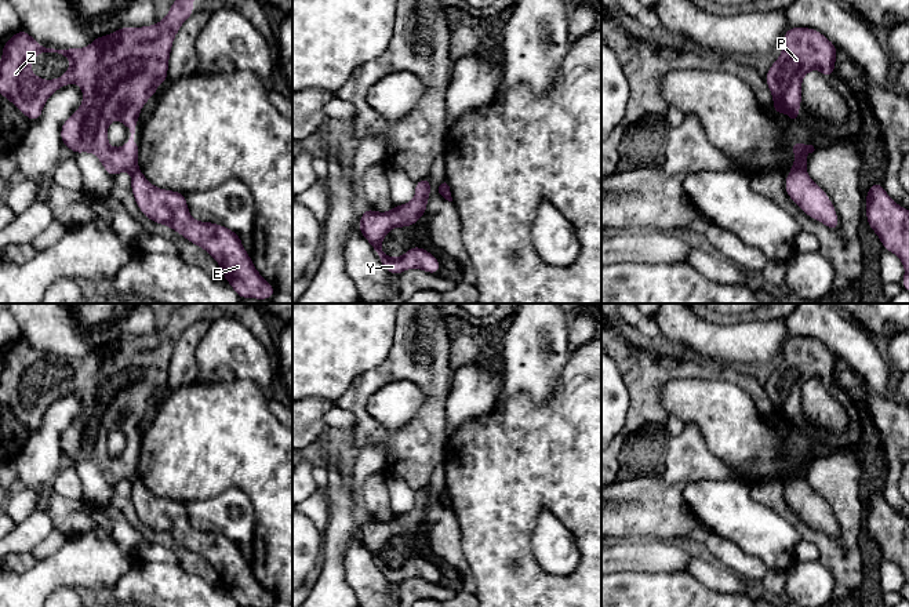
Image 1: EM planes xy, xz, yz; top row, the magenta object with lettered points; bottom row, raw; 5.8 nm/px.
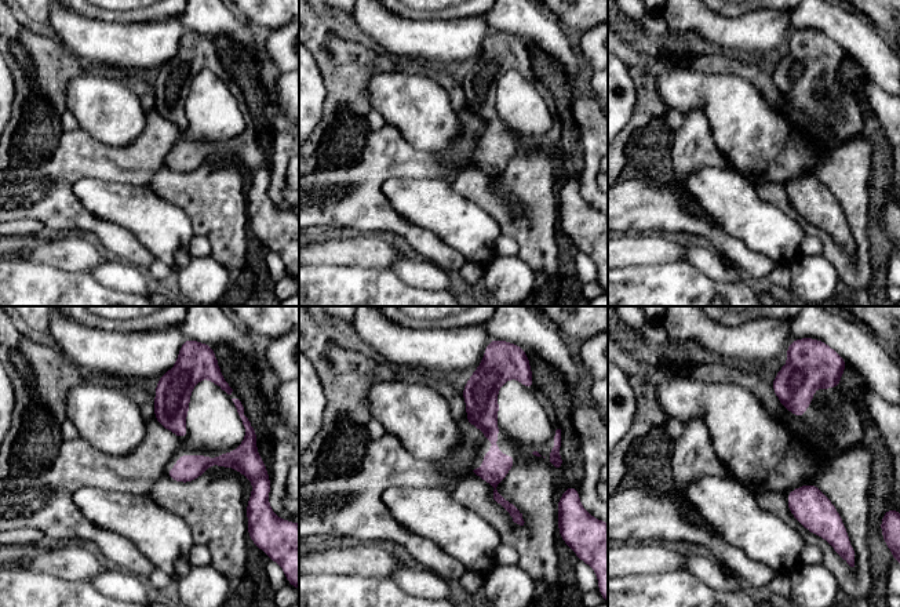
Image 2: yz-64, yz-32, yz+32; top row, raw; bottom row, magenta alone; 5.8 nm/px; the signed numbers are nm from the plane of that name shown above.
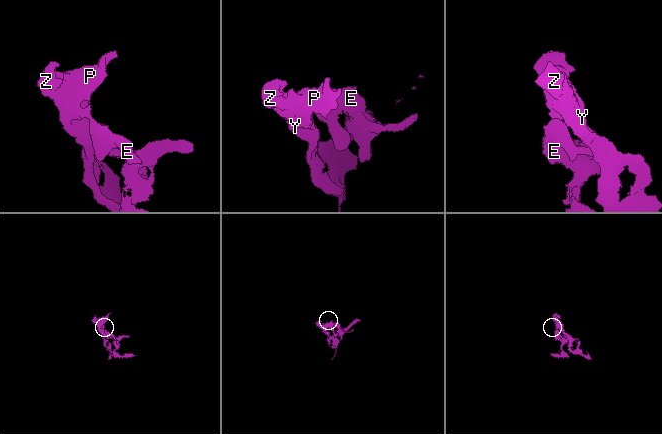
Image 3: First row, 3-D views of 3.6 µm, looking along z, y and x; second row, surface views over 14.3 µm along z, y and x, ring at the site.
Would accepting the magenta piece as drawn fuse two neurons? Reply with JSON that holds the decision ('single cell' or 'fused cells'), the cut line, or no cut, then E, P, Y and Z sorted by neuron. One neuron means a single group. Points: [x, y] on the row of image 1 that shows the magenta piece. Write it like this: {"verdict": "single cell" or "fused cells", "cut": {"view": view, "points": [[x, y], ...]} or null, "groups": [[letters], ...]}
{"verdict": "fused cells", "cut": {"view": "yz", "points": [[804, 167], [792, 170]]}, "groups": [["E"], ["P", "Y", "Z"]]}

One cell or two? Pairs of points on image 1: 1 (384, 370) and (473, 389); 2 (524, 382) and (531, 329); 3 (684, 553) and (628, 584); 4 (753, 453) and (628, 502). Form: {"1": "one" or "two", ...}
{"1": "two", "2": "one", "3": "two", "4": "two"}

